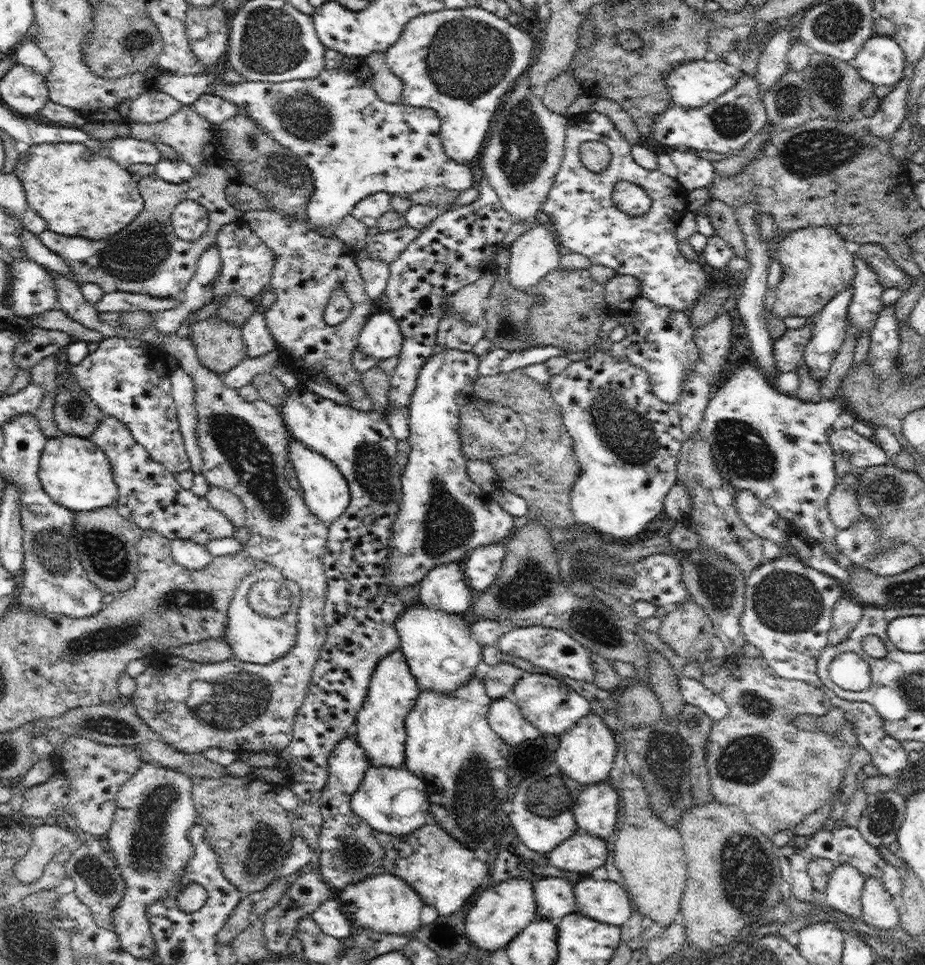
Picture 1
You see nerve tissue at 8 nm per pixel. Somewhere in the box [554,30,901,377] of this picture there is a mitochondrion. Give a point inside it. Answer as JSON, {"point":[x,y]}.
{"point":[818,152]}

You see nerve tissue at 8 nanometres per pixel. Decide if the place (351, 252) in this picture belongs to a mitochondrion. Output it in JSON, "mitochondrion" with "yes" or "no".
{"mitochondrion":"no"}

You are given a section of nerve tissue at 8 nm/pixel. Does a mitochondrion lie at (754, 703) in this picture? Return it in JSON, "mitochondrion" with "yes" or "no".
{"mitochondrion":"yes"}

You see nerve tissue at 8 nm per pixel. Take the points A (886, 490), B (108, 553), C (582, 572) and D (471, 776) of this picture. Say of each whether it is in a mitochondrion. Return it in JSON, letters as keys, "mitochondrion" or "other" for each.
{"A":"mitochondrion","B":"mitochondrion","C":"mitochondrion","D":"mitochondrion"}

